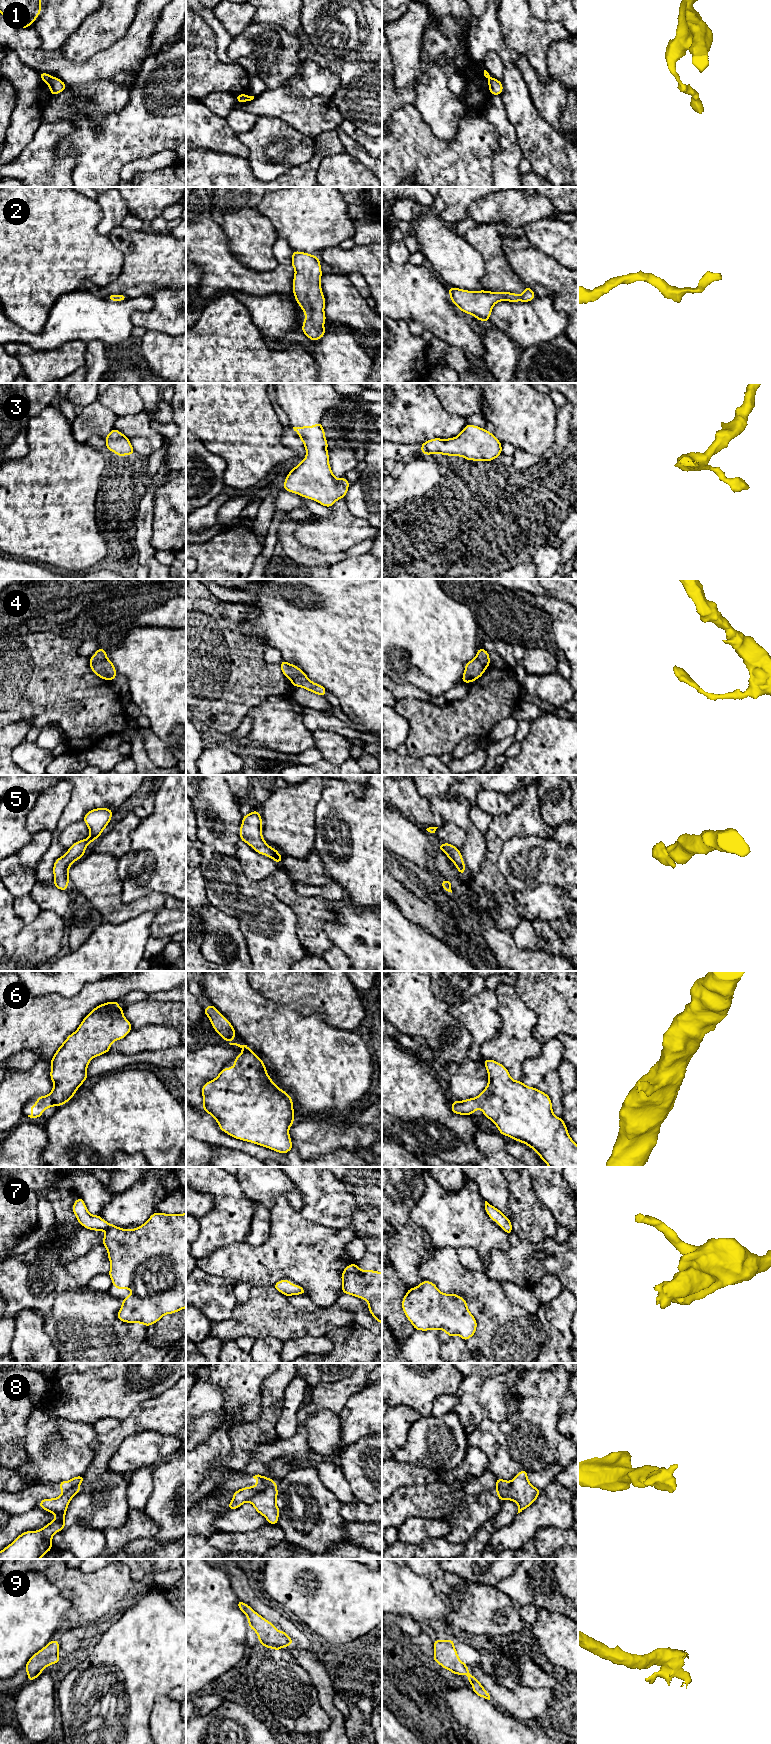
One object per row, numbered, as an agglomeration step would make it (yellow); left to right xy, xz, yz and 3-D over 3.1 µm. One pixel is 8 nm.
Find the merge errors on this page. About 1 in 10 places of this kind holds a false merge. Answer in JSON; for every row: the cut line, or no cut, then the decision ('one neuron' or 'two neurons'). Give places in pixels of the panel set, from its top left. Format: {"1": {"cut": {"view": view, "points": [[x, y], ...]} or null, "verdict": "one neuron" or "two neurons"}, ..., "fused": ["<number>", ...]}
{"1": {"cut": {"view": "xy", "points": [[51, 77], [46, 82]]}, "verdict": "two neurons"}, "2": {"cut": null, "verdict": "one neuron"}, "3": {"cut": null, "verdict": "one neuron"}, "4": {"cut": null, "verdict": "one neuron"}, "5": {"cut": null, "verdict": "one neuron"}, "6": {"cut": null, "verdict": "one neuron"}, "7": {"cut": null, "verdict": "one neuron"}, "8": {"cut": {"view": "xz", "points": [[268, 1478], [264, 1487], [249, 1501]]}, "verdict": "two neurons"}, "9": {"cut": null, "verdict": "one neuron"}, "fused": ["1", "8"]}

